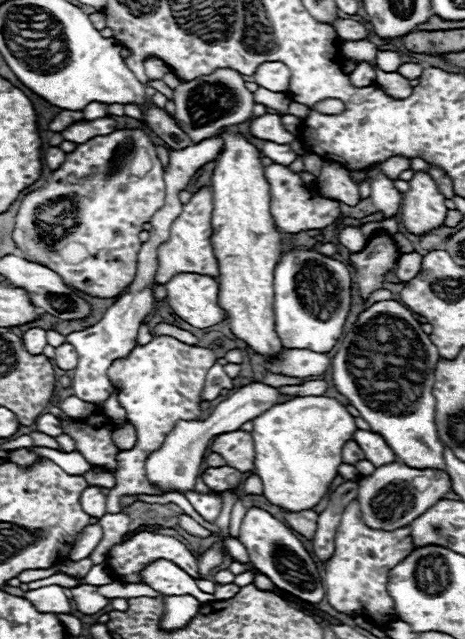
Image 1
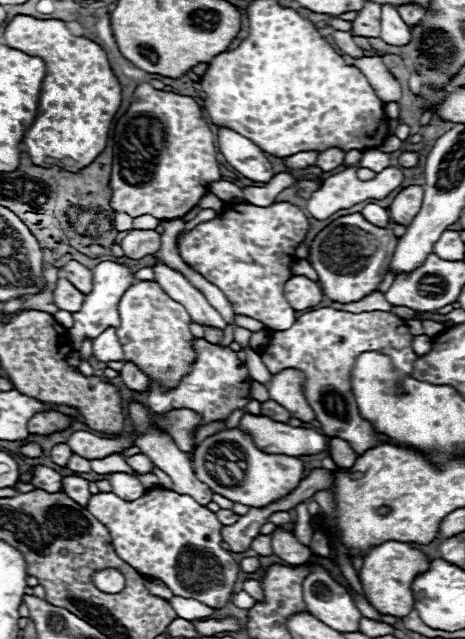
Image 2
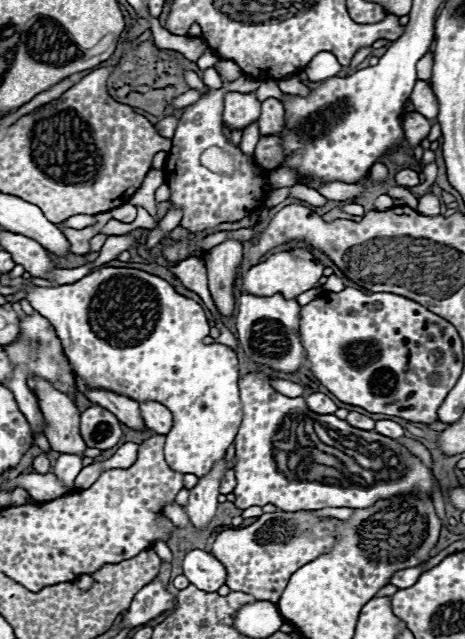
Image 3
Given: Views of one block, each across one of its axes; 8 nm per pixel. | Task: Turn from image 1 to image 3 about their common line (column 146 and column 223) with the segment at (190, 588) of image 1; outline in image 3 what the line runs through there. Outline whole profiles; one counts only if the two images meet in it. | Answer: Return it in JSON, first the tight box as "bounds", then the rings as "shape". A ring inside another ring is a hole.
{"bounds":[182,550,228,592],"shape":[[[190,550],[182,562],[182,570],[188,582],[204,592],[218,592],[228,576],[222,562],[206,550]]]}

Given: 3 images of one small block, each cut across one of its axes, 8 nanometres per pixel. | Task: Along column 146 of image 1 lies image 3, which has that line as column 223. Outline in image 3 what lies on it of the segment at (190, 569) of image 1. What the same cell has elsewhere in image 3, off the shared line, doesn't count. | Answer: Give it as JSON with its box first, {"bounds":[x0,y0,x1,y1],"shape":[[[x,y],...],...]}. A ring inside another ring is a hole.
{"bounds":[212,512,334,602],"shape":[[[274,512],[262,514],[252,526],[230,528],[216,536],[212,554],[224,562],[228,570],[226,586],[232,592],[244,592],[256,600],[278,602],[290,576],[304,564],[332,548],[334,522],[318,518],[310,512]]]}

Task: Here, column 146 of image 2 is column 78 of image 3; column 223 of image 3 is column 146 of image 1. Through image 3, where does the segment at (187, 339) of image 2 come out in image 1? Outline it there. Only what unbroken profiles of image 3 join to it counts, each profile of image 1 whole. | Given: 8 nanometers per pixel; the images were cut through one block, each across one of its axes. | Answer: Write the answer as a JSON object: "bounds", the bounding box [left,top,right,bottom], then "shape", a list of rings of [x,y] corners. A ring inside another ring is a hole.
{"bounds":[108,336,216,496],"shape":[[[156,336],[146,346],[136,346],[126,358],[114,360],[108,378],[116,388],[116,398],[126,410],[126,422],[136,428],[136,444],[130,450],[124,450],[116,456],[118,468],[114,472],[116,486],[112,494],[136,496],[150,494],[152,486],[146,480],[144,462],[146,458],[160,450],[166,442],[166,436],[180,420],[200,420],[202,418],[202,390],[204,378],[210,366],[216,364],[214,350],[188,346],[172,336]]]}

